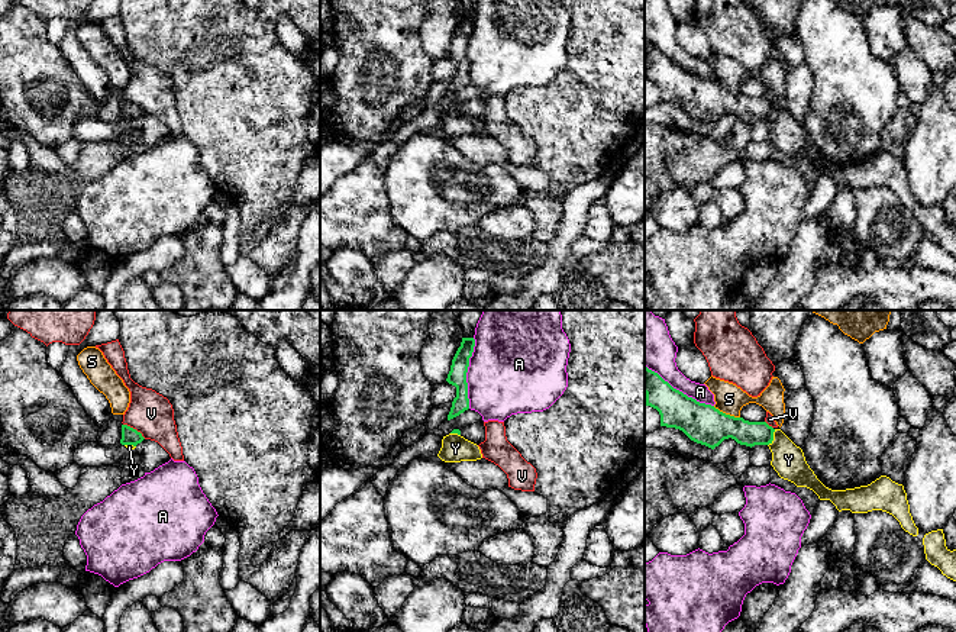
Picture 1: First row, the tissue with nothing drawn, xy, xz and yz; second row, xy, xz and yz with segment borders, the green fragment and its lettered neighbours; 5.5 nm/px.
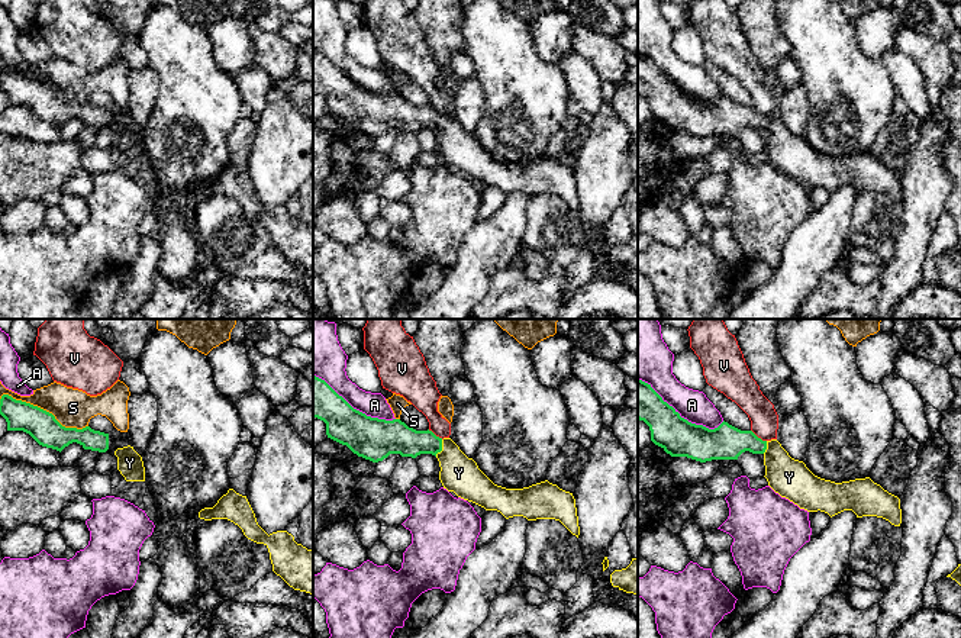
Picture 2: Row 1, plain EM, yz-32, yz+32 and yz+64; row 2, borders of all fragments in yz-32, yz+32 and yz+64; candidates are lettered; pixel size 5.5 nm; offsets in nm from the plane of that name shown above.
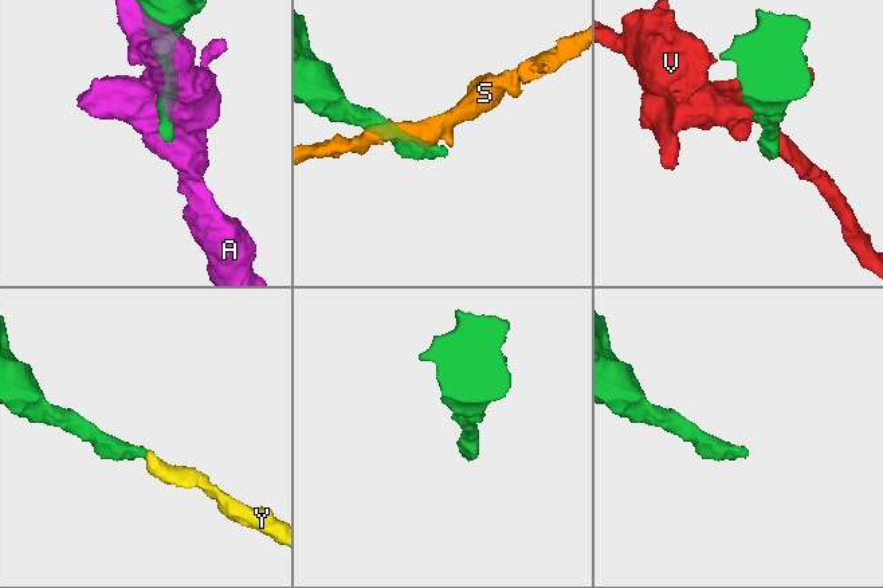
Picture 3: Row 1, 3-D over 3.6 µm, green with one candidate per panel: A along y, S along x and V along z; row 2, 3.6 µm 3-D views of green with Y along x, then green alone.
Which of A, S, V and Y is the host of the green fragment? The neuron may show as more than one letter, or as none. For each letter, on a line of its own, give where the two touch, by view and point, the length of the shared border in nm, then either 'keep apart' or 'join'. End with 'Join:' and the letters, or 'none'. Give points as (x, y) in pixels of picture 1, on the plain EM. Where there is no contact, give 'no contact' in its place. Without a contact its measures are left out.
A: xz (467, 47) | 400 nm | keep apart
S: yz (724, 89) | 170 nm | keep apart
V: xy (135, 105) | 150 nm | keep apart
Y: yz (772, 113) | 100 nm | join
Join: Y

